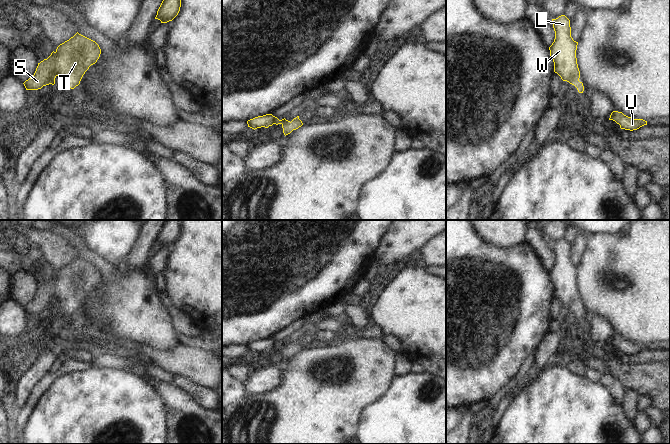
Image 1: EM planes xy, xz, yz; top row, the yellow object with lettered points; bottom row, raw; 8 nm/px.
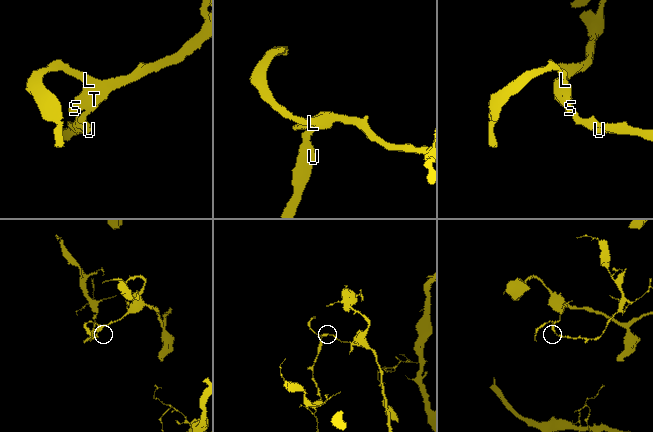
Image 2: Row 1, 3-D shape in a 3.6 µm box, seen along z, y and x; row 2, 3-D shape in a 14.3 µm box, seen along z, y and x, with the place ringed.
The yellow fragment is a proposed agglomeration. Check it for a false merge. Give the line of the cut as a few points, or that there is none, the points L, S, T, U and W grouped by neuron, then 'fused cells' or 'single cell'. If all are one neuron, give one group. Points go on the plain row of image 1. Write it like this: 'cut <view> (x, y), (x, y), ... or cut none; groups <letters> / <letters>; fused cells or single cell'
cut none; groups L S T U W; single cell

